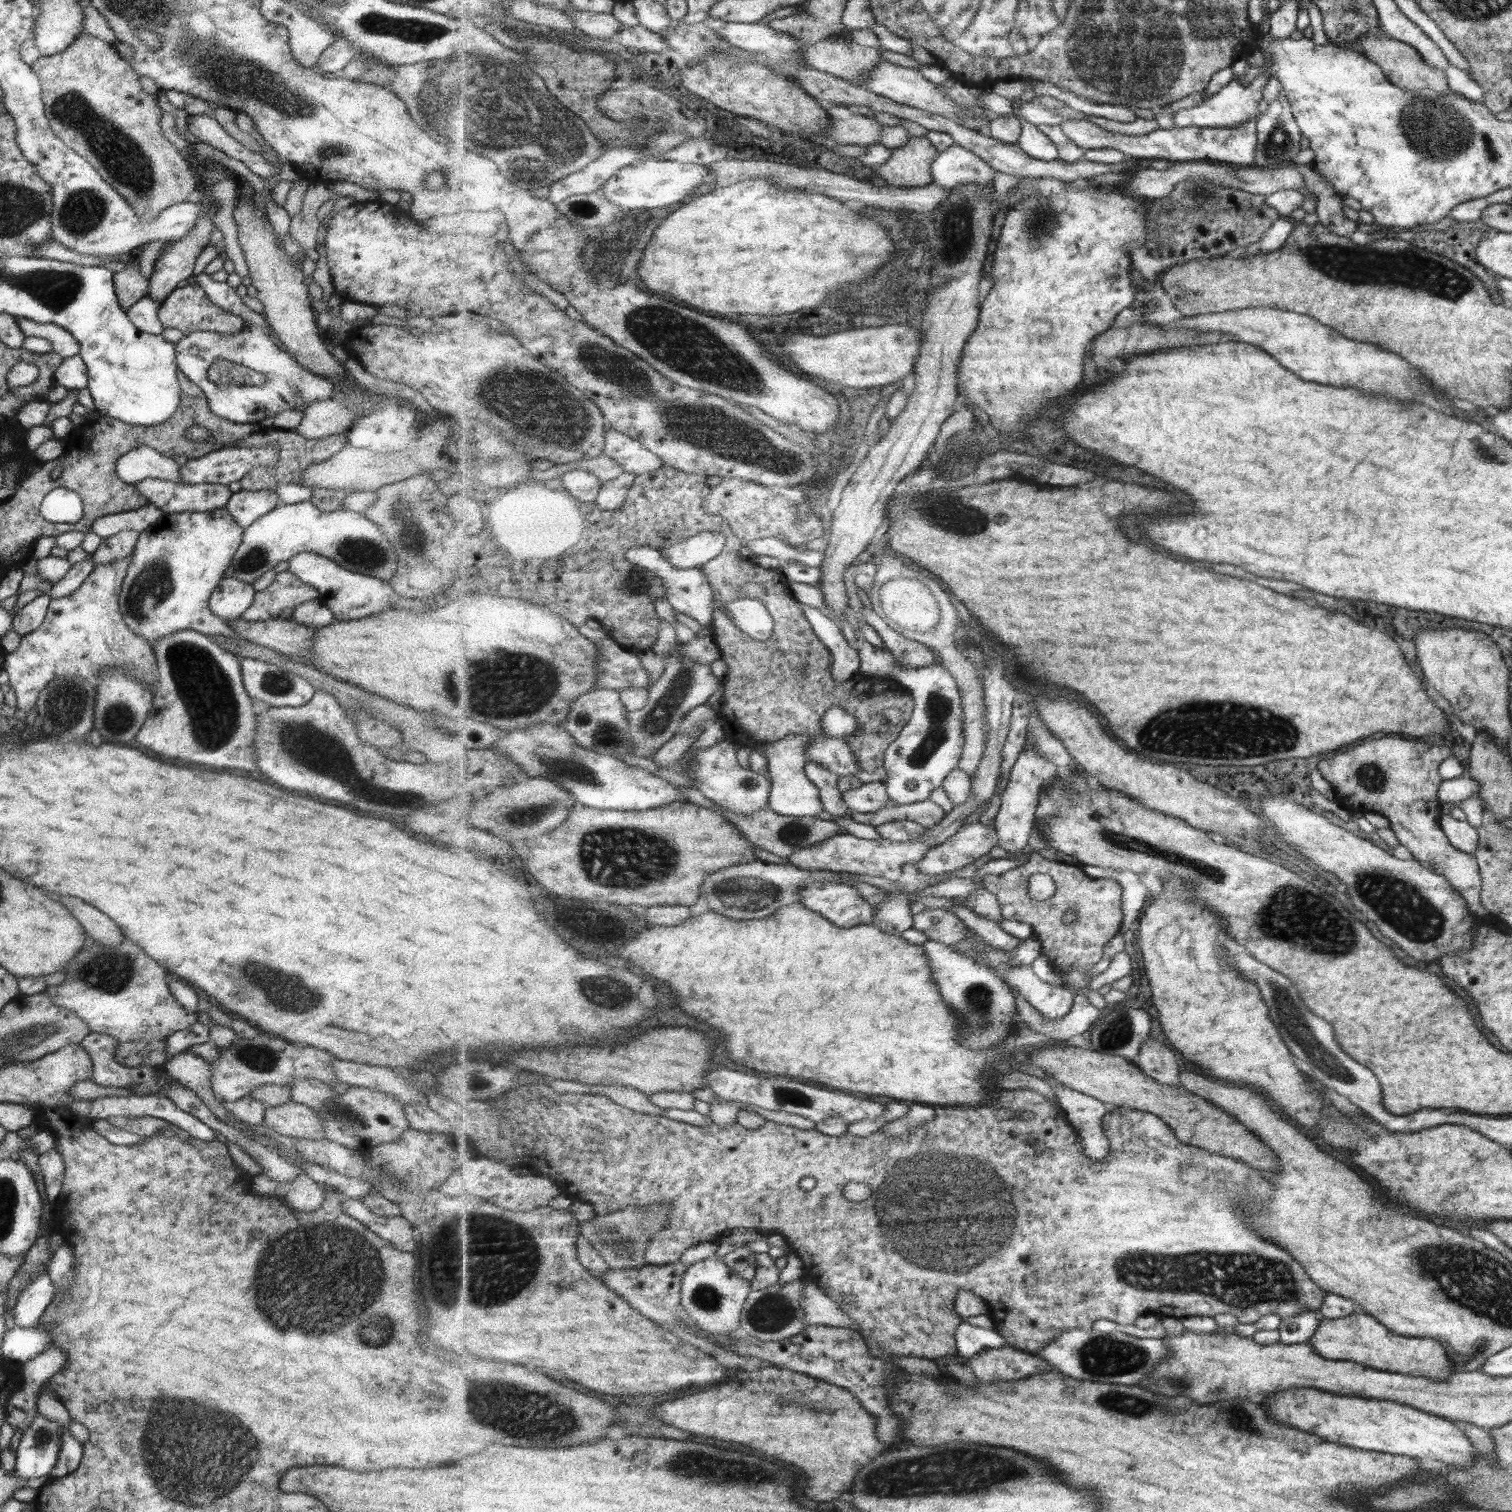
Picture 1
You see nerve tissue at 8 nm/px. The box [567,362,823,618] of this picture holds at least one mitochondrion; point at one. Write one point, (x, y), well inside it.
(635, 583)

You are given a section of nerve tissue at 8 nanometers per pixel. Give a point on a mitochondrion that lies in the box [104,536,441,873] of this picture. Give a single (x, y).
(203, 687)

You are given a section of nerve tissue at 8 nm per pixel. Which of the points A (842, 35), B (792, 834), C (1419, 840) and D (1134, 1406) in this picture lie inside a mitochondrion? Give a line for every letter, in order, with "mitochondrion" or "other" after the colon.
A: other
B: mitochondrion
C: other
D: mitochondrion

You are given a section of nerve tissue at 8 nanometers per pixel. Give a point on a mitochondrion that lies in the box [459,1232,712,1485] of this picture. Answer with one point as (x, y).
(524, 1412)

